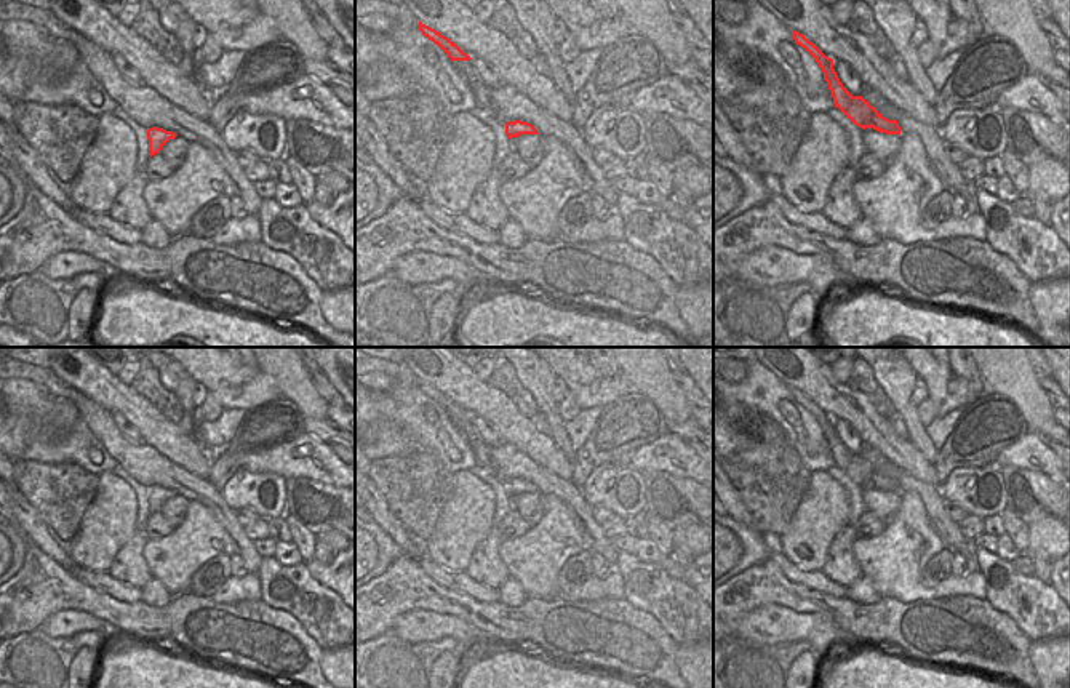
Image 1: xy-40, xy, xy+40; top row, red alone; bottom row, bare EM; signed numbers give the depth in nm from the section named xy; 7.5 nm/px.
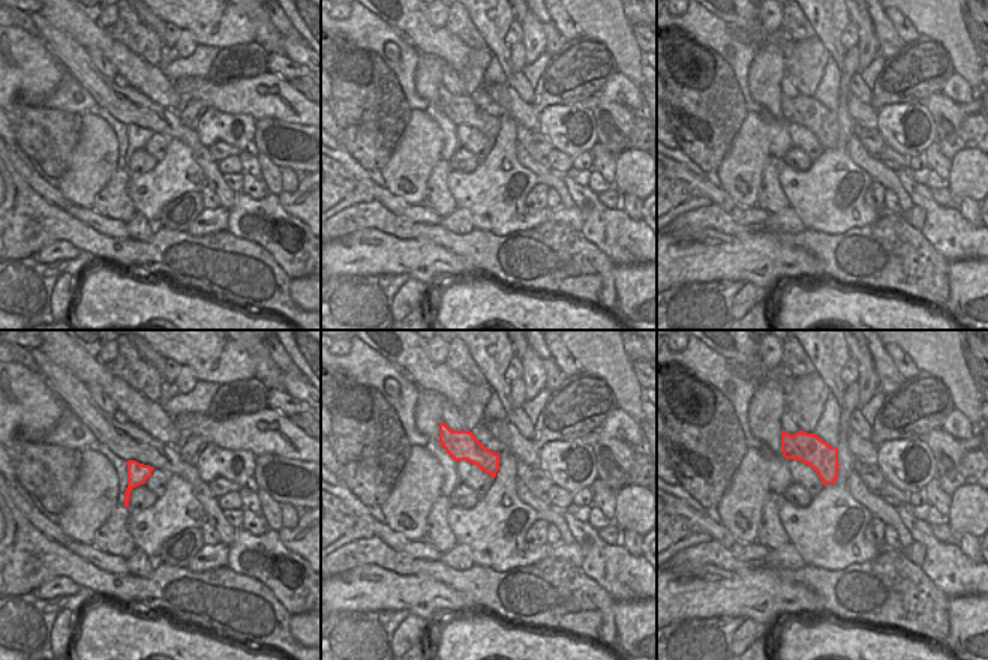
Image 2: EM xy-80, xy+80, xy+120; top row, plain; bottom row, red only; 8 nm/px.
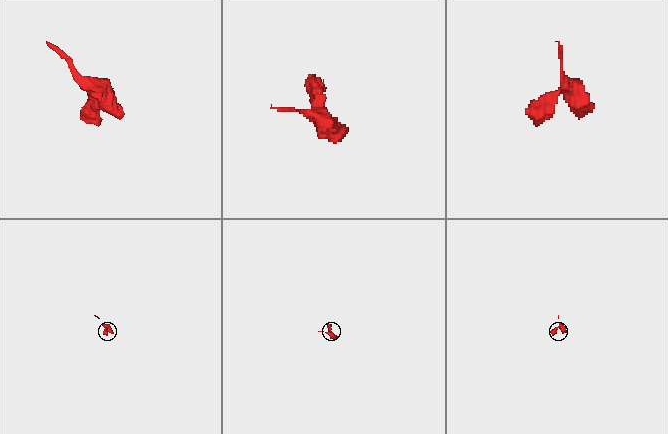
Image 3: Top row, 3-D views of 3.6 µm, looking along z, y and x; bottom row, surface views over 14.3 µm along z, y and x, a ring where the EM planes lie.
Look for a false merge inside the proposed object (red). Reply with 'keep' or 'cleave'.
keep

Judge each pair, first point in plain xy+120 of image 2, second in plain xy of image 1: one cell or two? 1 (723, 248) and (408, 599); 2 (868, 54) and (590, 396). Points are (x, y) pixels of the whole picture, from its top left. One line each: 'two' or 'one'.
1: two
2: one

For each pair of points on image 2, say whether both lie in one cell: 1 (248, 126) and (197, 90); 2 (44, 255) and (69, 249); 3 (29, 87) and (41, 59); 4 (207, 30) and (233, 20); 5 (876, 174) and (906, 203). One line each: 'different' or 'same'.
1: different
2: same
3: same
4: same
5: same

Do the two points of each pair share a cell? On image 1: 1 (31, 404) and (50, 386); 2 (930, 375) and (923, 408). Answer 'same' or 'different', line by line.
1: different
2: different

